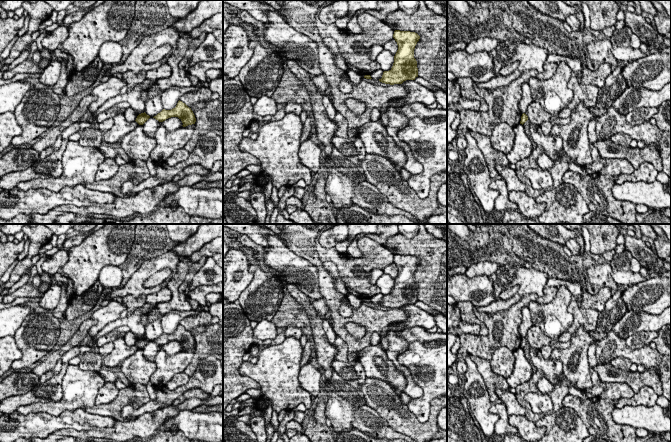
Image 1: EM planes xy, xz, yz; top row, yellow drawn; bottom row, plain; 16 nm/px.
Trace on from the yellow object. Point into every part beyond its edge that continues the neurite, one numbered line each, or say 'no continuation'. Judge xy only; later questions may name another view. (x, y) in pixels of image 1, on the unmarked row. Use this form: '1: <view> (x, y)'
no continuation

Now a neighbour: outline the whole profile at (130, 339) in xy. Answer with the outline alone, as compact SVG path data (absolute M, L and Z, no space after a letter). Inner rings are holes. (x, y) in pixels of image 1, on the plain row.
M131 331L127 332L123 338L128 346L135 346L138 340L138 337L135 334L133 334Z

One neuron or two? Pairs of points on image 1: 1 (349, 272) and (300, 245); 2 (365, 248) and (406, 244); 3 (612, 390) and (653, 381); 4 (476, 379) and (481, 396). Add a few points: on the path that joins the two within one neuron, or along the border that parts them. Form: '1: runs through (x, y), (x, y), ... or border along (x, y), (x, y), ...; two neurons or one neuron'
1: border along (317, 234), (315, 249), (317, 257), (322, 262); two neurons
2: border along (383, 246), (394, 254); two neurons
3: border along (605, 381), (624, 382), (634, 392); two neurons
4: runs through (476, 383), (477, 392); one neuron

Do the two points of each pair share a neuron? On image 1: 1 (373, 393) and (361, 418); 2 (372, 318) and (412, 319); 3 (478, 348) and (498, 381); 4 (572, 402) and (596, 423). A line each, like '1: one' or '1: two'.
1: two
2: two
3: two
4: one

